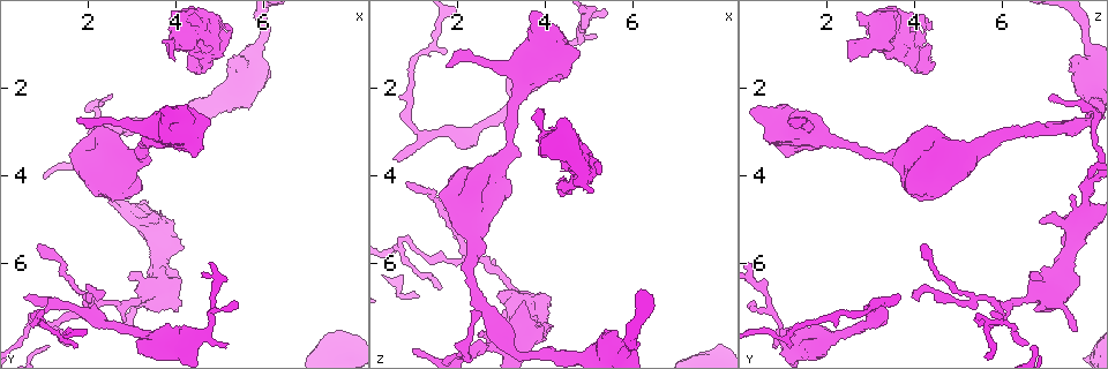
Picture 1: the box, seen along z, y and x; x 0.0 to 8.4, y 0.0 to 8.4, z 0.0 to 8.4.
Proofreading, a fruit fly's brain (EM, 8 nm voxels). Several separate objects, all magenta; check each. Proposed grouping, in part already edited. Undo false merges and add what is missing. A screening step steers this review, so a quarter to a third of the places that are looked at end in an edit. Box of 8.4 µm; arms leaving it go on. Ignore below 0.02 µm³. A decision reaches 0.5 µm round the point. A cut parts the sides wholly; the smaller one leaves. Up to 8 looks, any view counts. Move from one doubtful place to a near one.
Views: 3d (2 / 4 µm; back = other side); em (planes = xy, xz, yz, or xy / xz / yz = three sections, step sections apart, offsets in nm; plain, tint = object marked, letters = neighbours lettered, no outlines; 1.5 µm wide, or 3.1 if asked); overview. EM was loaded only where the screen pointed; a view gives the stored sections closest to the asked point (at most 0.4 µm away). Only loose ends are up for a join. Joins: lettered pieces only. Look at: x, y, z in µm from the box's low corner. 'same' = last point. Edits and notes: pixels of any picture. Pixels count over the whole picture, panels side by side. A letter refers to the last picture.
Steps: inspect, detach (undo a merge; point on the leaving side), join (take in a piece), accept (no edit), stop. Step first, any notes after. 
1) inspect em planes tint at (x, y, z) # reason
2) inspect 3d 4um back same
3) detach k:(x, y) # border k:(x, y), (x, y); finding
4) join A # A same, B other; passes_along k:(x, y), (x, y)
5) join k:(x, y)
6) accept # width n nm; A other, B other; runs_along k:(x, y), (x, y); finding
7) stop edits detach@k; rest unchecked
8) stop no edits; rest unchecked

inspect 3d 4um at (2.95, 6.20, 6.60) # an open end

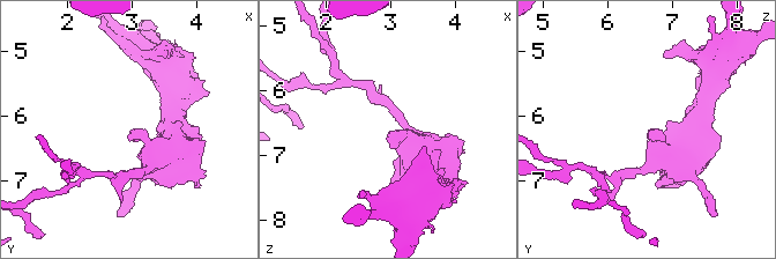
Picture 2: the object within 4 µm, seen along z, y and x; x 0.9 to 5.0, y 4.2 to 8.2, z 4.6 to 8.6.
inspect em xy step 4 letters at (2.95, 6.25, 6.65) # need the tissue

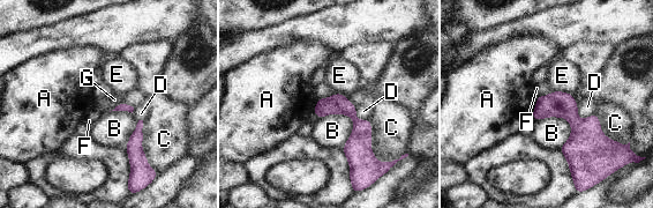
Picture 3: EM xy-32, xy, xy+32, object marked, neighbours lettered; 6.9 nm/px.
accept # longest_contact C 280 nm; A other, B other, C other, D other, E other, F other, G other; border 3:(538, 96), (531, 117); no lettered piece goes on from it

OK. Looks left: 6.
inspect em planes plain at (0.60, 6.80, 3.65) # branch stops here

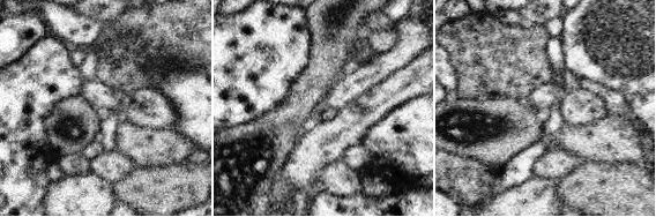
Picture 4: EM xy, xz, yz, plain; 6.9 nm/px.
inspect em planes letters same

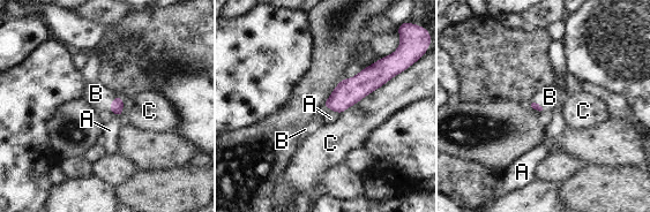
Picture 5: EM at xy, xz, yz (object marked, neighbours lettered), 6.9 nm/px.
join B # A other, B same, C other; passes_along 5:(540, 108), (542, 105), (550, 97); the cell continues

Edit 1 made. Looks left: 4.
inspect overview

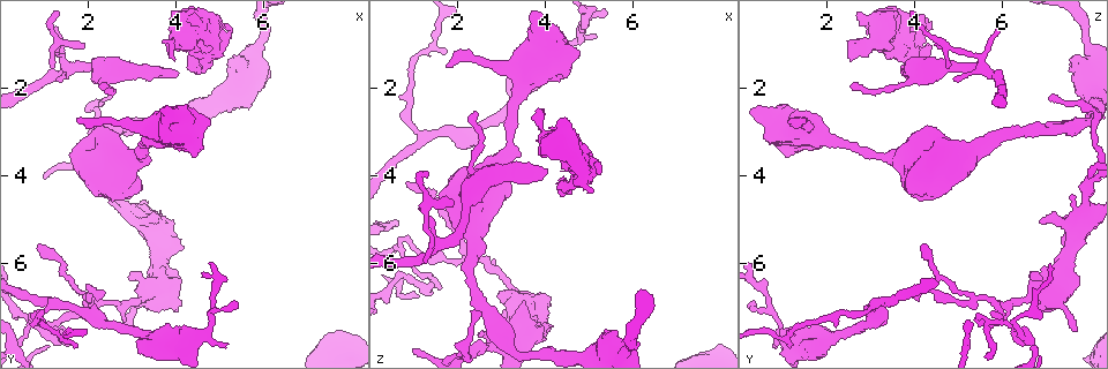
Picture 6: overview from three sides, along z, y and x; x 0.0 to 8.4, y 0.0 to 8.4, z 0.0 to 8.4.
inspect 3d 4um at (1.25, 1.85, 4.95) # an open end

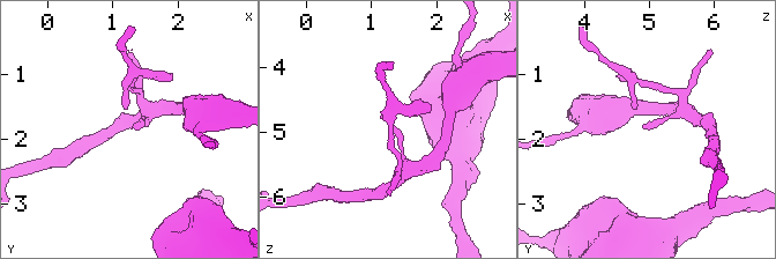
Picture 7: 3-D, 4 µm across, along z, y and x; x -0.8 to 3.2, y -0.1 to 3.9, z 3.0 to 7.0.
inspect em planes letters at (1.30, 1.85, 4.95)

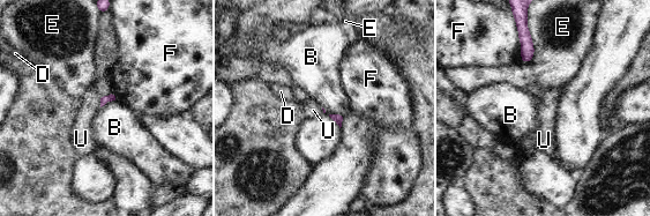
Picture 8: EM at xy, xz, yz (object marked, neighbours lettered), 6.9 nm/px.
accept # B other, D other, E other, F other, U other; border 8:(116, 99), (106, 102), (101, 108); none of them fits

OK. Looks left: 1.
stop edits join@5; rest unchecked

